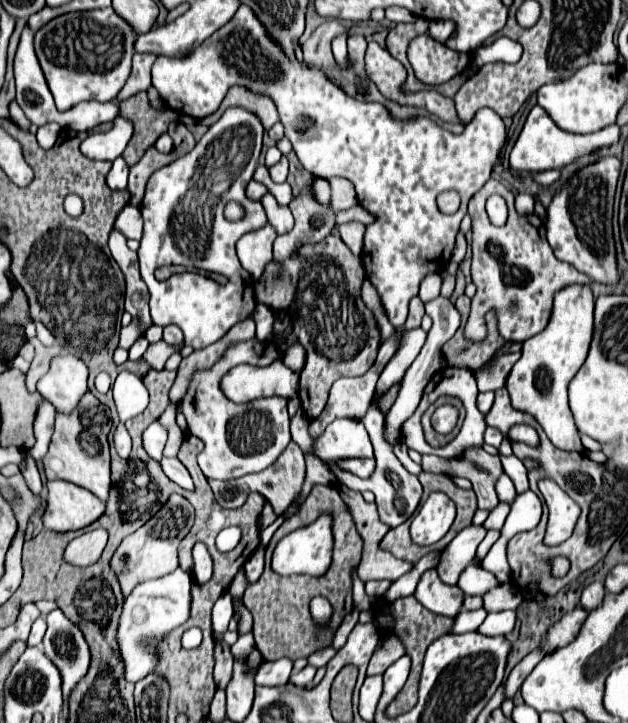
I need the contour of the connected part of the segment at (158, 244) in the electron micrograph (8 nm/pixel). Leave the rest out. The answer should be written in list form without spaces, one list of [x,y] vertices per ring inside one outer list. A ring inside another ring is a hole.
[[[229,108],[191,152],[153,172],[141,202],[145,232],[139,246],[139,262],[141,276],[147,276],[147,284],[155,284],[155,288],[161,284],[155,280],[155,272],[147,272],[147,268],[177,264],[205,272],[219,272],[227,278],[241,266],[235,254],[235,242],[243,234],[267,224],[263,206],[245,196],[245,186],[257,168],[261,138],[263,126],[255,114],[243,108]],[[231,200],[237,200],[243,206],[245,214],[241,220],[231,222],[225,218],[223,210]]]

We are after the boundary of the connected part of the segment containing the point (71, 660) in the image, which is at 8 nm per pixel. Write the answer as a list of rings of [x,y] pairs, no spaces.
[[[53,610],[47,614],[43,646],[47,658],[53,660],[63,676],[63,694],[67,698],[71,688],[89,668],[89,648],[83,640],[83,634],[71,620],[63,616],[63,612]]]

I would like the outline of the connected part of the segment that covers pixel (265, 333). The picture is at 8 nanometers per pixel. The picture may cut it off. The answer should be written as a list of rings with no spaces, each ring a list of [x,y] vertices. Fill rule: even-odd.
[[[257,304],[251,318],[257,324],[257,338],[259,340],[271,340],[273,338],[273,322],[275,314],[267,304]]]

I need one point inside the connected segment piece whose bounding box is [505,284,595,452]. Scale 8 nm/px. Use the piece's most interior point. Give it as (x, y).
(538, 383)

